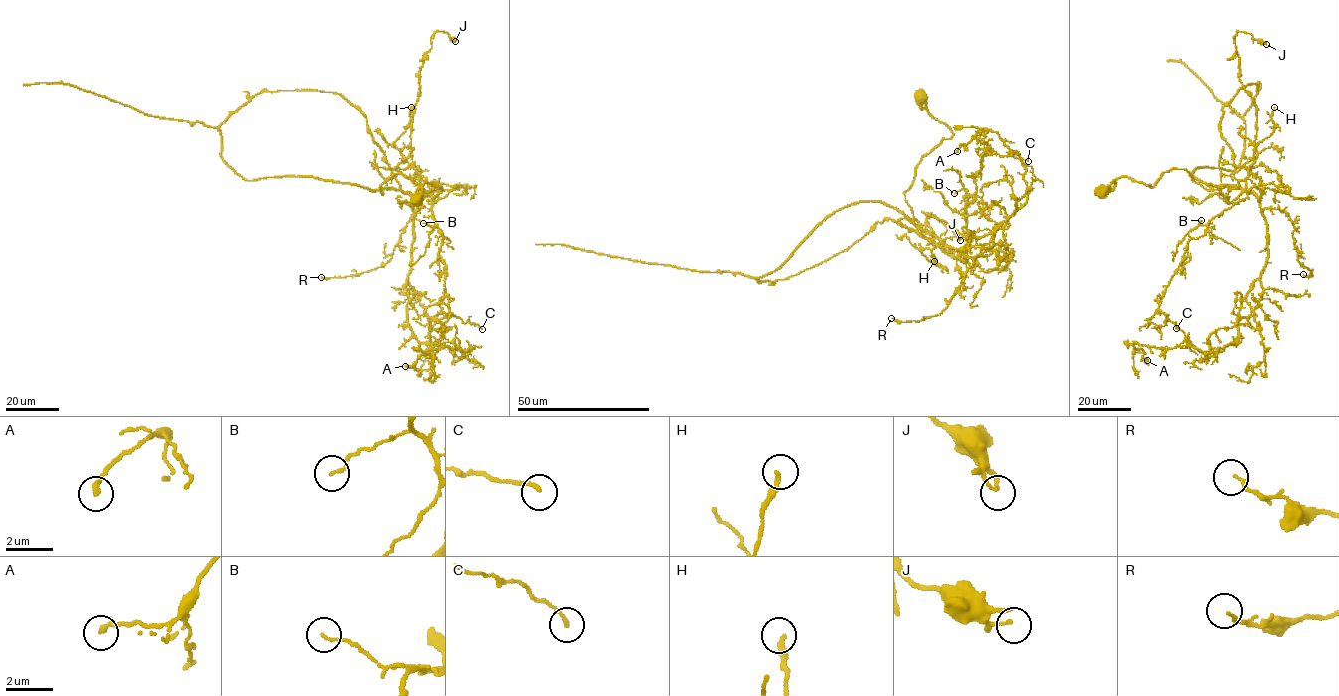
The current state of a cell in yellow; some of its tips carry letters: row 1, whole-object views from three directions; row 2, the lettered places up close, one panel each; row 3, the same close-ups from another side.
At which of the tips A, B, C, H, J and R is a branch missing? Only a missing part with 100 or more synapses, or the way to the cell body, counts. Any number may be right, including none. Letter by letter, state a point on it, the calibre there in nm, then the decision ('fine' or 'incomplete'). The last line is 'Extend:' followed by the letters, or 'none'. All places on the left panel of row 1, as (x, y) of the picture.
A: (405, 366) | 240 nm | fine
B: (423, 223) | 100 nm | fine
C: (482, 329) | 150 nm | fine
H: (411, 107) | 240 nm | fine
J: (455, 41) | 130 nm | fine
R: (321, 277) | 110 nm | fine
Extend: none

